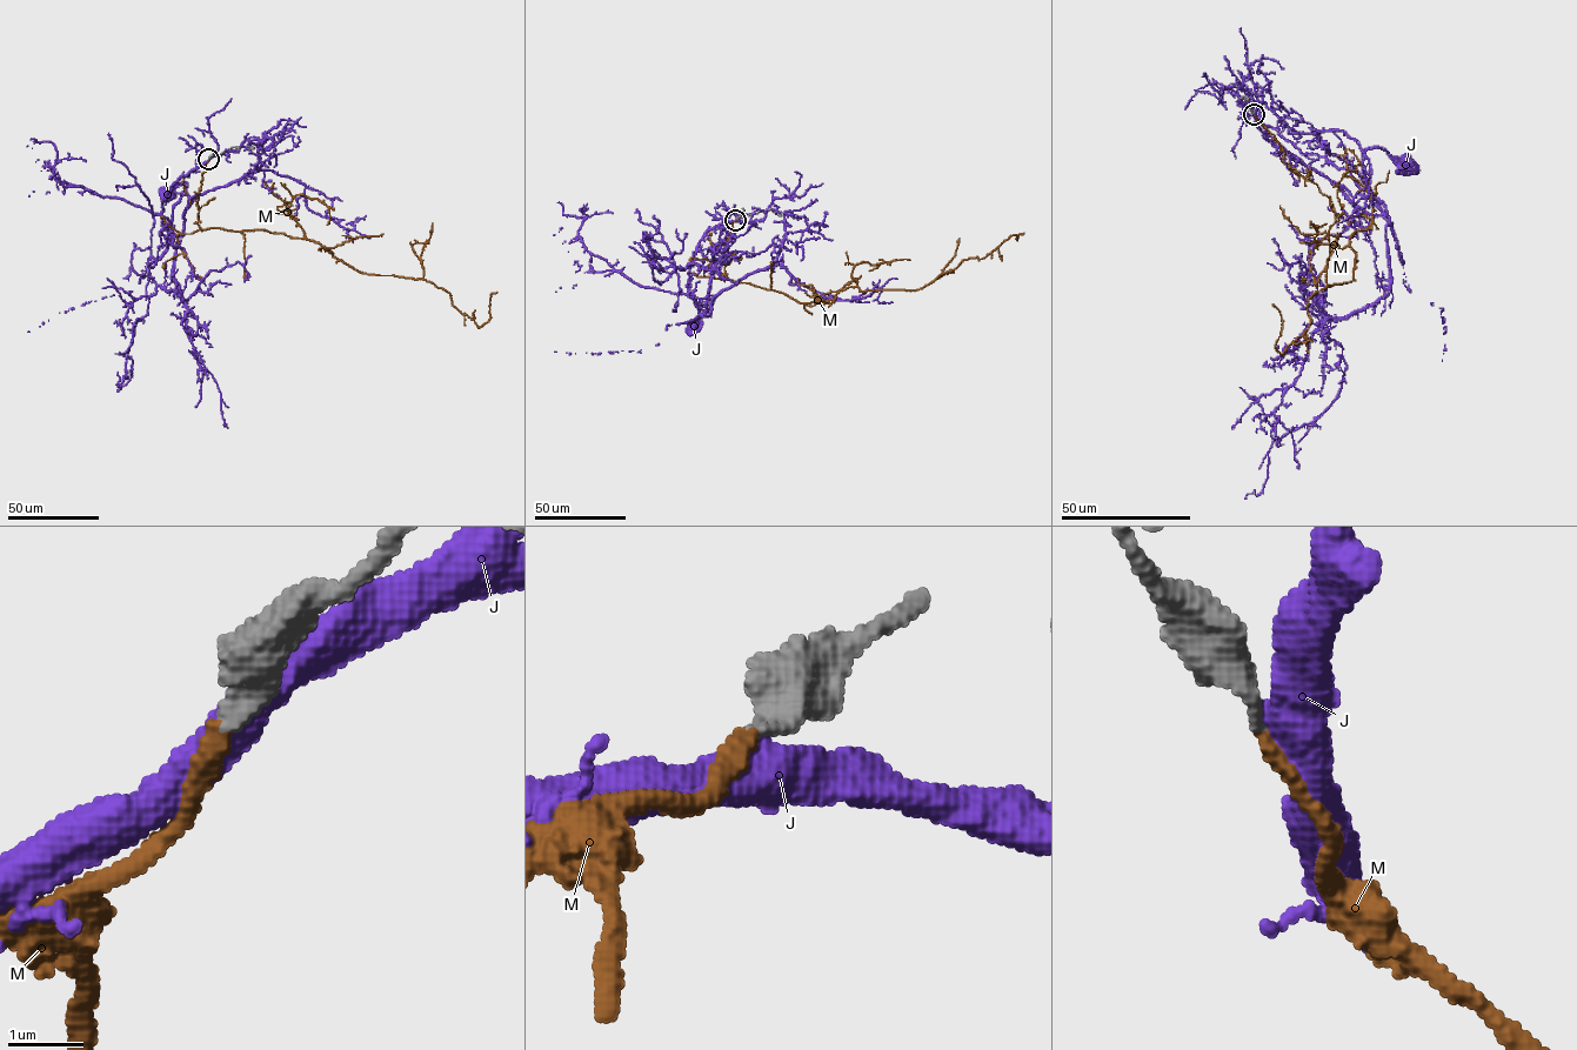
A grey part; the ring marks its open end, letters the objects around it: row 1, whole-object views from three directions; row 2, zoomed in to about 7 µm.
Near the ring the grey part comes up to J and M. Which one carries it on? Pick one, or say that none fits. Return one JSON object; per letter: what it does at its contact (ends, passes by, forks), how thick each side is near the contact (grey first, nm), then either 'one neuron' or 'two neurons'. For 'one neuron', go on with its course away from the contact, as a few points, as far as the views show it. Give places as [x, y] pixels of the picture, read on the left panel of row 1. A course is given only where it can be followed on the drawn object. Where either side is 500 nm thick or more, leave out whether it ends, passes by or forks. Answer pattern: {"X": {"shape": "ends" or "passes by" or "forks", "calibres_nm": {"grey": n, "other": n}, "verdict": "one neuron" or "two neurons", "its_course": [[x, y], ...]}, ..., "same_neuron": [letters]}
{"J": {"calibres_nm": {"grey": 440, "other": 500}, "verdict": "two neurons"}, "M": {"shape": "ends", "calibres_nm": {"grey": 360, "other": 220}, "verdict": "one neuron", "its_course": [[208, 159], [196, 194], [201, 229], [284, 233], [323, 246], [360, 272], [425, 279], [479, 326], [496, 292]]}, "same_neuron": ["M"]}

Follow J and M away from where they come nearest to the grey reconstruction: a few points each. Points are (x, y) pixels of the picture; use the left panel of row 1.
J: (208, 159), (167, 191), (161, 221), (172, 229), (172, 212), (187, 184), (179, 184), (164, 193)
M: (208, 159), (196, 194), (201, 229), (284, 233), (323, 246), (360, 272), (425, 279), (479, 326), (496, 292)

